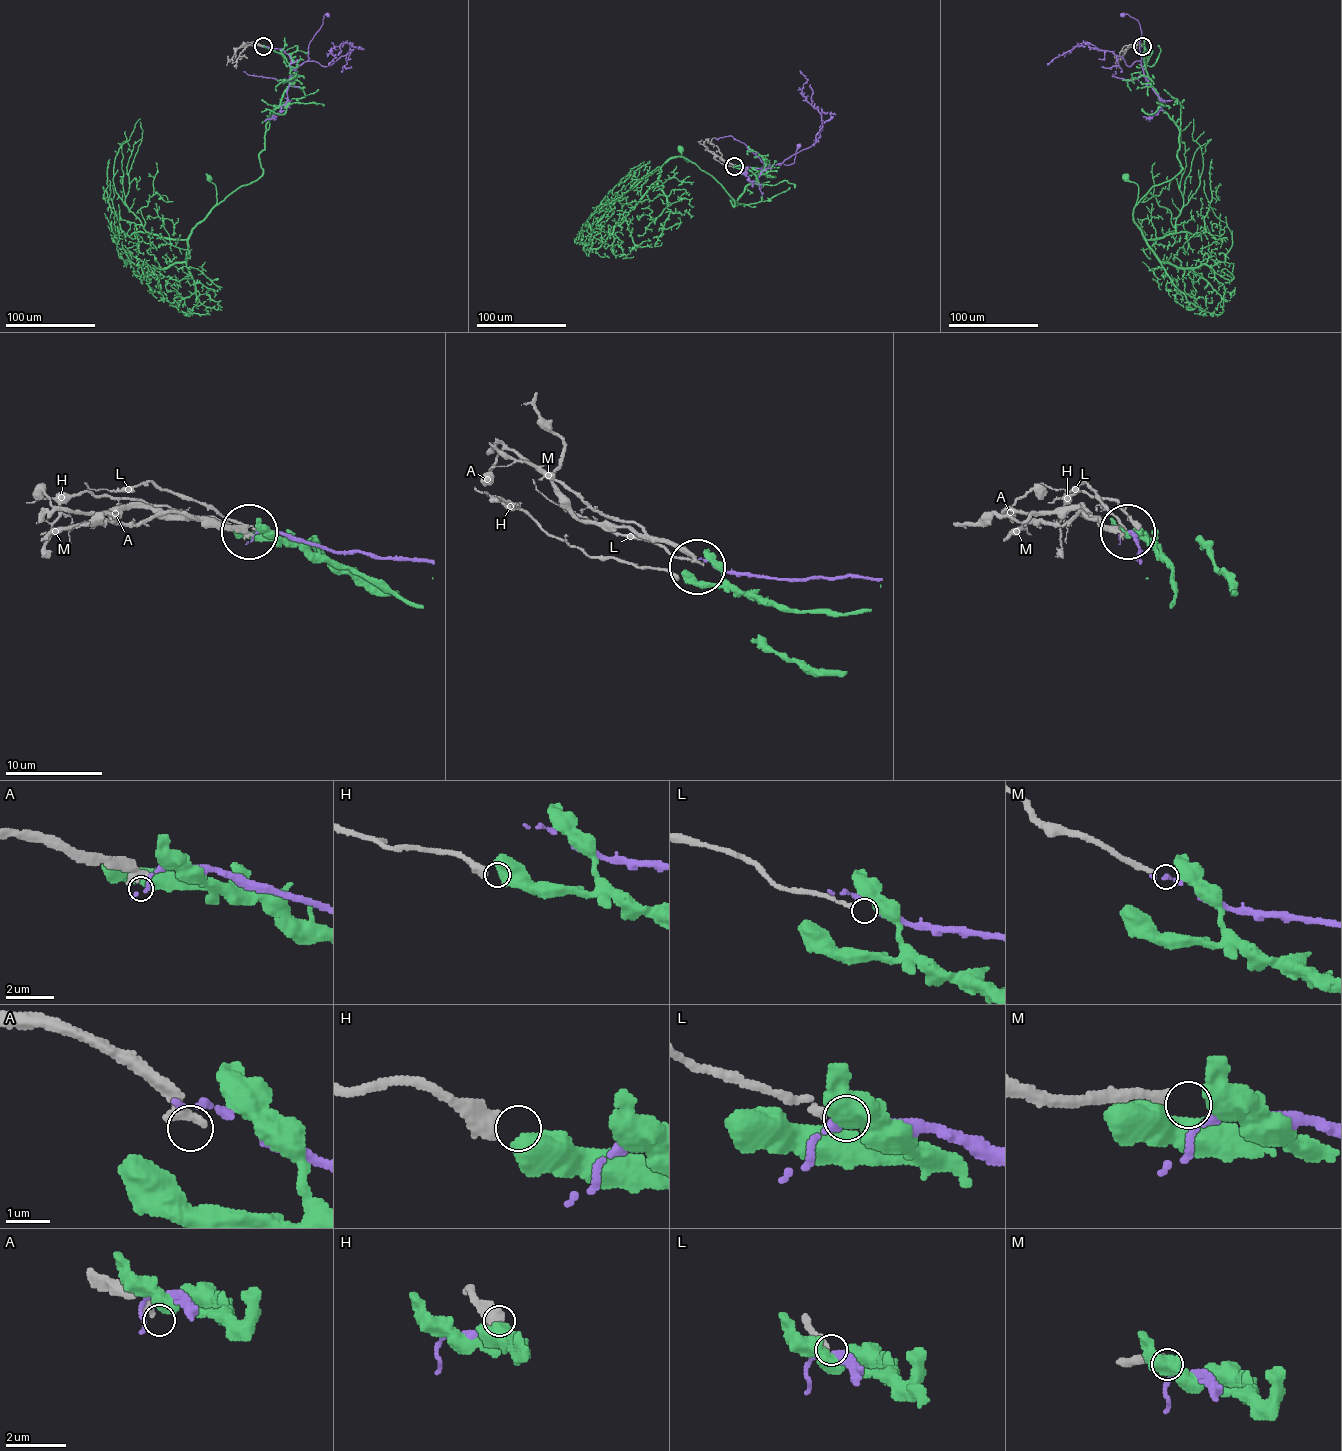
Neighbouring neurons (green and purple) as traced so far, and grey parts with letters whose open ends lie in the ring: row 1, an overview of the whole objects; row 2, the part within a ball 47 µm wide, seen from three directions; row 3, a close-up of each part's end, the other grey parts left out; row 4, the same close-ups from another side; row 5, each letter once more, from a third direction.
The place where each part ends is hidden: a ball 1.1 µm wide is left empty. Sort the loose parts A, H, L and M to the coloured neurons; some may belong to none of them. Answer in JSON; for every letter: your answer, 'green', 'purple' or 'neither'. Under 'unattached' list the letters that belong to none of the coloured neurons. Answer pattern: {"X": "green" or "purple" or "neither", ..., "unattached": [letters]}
{"A": "neither", "H": "neither", "L": "neither", "M": "purple", "unattached": ["A", "H", "L"]}

